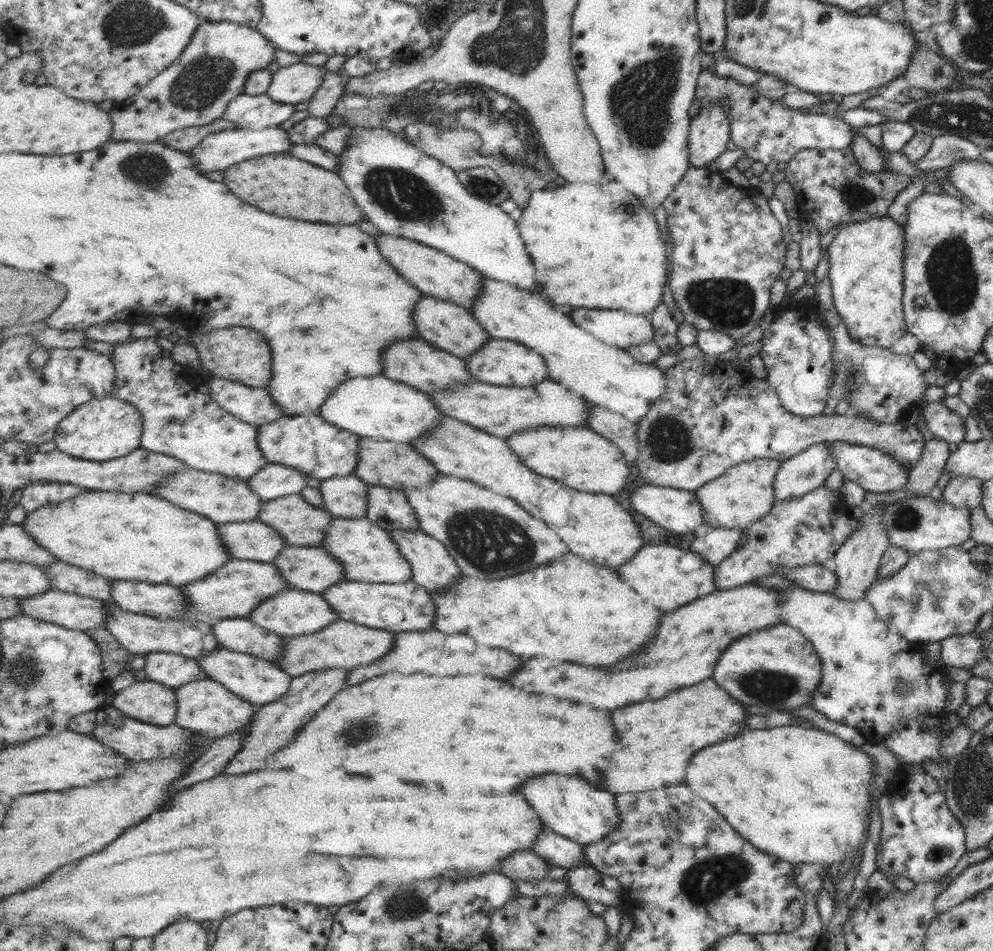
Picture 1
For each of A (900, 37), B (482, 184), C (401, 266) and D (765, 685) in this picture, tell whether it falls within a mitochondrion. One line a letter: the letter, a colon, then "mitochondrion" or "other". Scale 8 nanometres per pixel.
A: other
B: mitochondrion
C: other
D: mitochondrion

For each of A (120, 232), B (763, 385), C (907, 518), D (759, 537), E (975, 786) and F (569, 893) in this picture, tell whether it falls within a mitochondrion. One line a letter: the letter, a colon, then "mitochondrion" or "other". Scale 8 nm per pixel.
A: other
B: other
C: mitochondrion
D: other
E: mitochondrion
F: other

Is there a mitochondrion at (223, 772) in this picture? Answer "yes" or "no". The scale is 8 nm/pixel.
no

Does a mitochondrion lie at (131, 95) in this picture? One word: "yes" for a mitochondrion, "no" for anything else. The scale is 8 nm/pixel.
no

